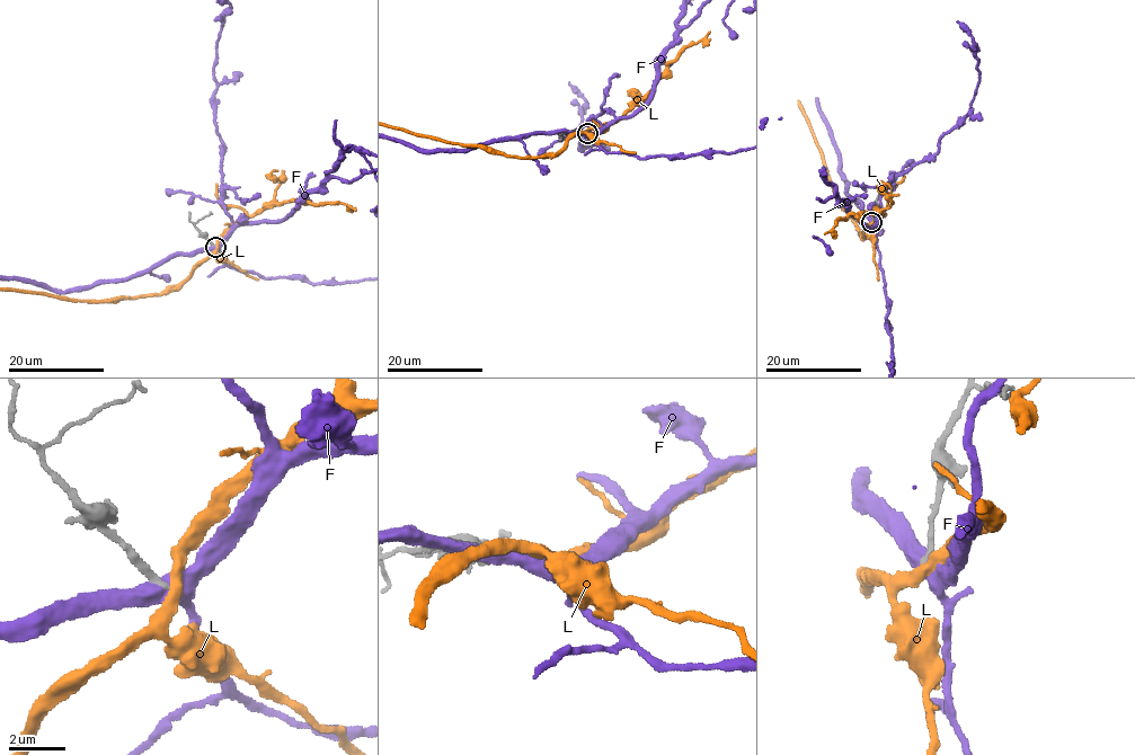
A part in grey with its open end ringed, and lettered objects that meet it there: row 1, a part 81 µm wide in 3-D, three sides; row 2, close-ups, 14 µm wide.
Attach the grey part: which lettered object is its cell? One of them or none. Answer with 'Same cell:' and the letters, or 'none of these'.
Same cell: none of these

